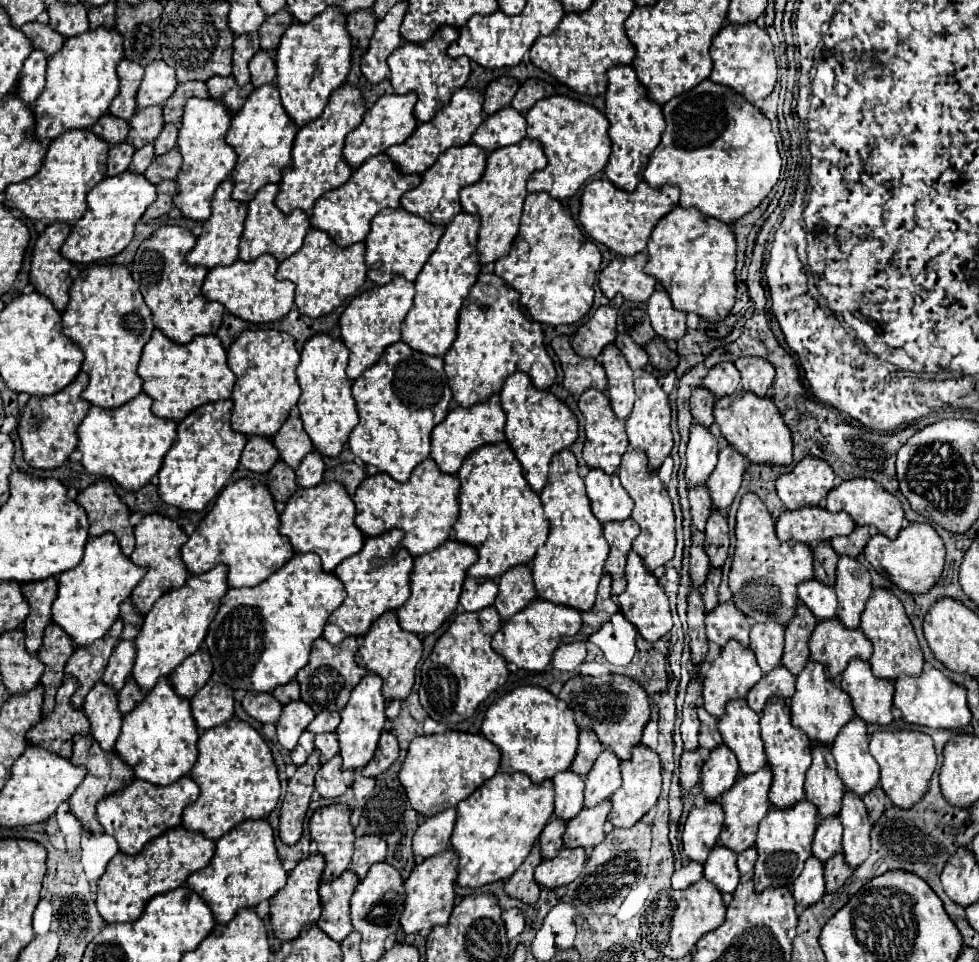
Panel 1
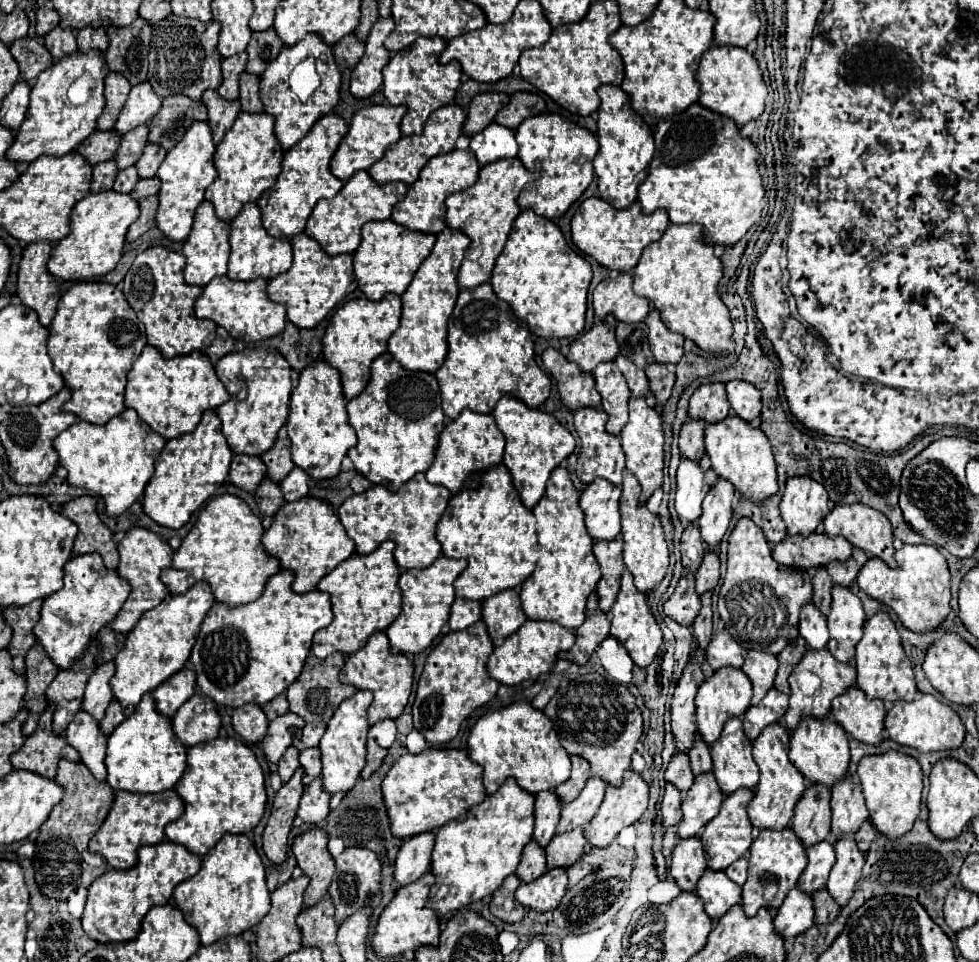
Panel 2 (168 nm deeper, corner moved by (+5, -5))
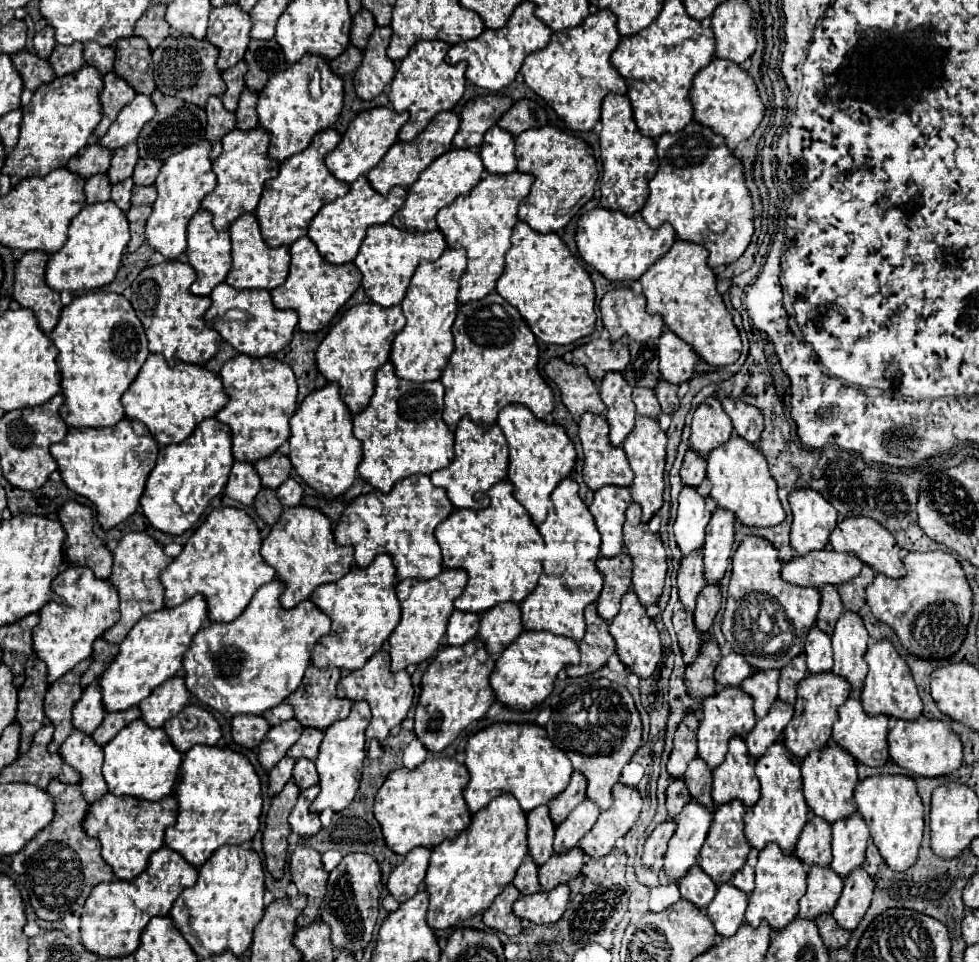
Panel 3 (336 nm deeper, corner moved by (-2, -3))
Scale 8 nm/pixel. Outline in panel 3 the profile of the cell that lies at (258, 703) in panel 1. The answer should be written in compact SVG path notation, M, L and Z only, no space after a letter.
M237 715L231 721L231 735L233 741L241 747L255 749L259 747L261 739L267 735L269 725L261 715Z

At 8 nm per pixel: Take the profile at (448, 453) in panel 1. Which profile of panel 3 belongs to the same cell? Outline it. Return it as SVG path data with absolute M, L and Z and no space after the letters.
M461 419L457 431L455 431L455 459L451 467L445 467L441 471L435 471L431 475L431 481L435 487L441 487L447 491L449 501L457 509L485 509L489 505L489 495L487 491L499 483L501 479L507 477L507 467L509 467L509 455L507 455L507 441L503 433L499 431L497 435L493 433L497 427L483 427L483 425L473 425L469 419Z

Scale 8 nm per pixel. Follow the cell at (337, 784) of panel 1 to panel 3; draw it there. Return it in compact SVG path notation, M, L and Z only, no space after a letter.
M317 785L301 791L299 801L295 803L295 807L289 815L289 827L299 837L313 837L321 829L319 815L309 813L309 805L313 803L315 797L317 797Z

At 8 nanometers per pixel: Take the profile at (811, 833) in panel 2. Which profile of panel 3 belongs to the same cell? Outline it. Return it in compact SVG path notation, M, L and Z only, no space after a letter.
M809 817L799 841L795 855L805 865L829 867L831 863L831 827L825 827L821 819Z

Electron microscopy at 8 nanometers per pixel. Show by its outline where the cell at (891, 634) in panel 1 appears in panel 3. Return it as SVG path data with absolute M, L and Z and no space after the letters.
M883 639L867 649L865 661L869 665L865 687L861 691L861 703L863 703L865 713L867 715L889 715L889 717L897 717L905 721L915 721L923 711L923 703L919 699L915 681L911 677L911 671L905 659L901 659L895 647Z

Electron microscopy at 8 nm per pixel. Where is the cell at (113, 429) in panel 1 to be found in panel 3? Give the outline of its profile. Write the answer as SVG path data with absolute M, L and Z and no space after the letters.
M123 419L115 427L105 429L75 429L61 443L51 447L51 455L57 461L57 471L63 483L77 495L87 497L97 509L97 521L101 529L113 529L127 517L131 517L145 491L147 475L155 467L157 443L153 437L139 437L133 431L129 419Z

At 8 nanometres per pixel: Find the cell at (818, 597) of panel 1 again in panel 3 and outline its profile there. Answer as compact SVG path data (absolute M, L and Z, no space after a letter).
M813 627L809 631L805 641L805 659L807 659L807 671L809 673L825 673L833 667L833 651L831 651L831 639Z

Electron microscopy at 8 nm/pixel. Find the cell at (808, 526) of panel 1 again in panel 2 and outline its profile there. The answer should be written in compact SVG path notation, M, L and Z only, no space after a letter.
M826 533L810 535L786 535L784 541L772 547L772 555L778 563L808 569L812 565L826 565L828 561L846 561L850 557L852 545L846 537L828 537Z

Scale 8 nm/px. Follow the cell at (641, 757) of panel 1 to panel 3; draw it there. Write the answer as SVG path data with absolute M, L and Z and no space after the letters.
M617 783L617 785L613 787L613 805L611 805L611 809L609 809L609 811L603 811L603 813L599 815L599 819L597 819L597 823L591 827L591 831L579 841L579 849L581 849L585 855L589 855L591 859L601 859L603 853L605 853L605 851L611 851L611 849L615 847L615 841L617 841L619 837L623 837L623 835L633 827L633 823L635 823L637 817L639 817L641 807L643 807L643 799L641 799L641 795L637 793L637 789L635 789L635 787L625 787L625 785Z

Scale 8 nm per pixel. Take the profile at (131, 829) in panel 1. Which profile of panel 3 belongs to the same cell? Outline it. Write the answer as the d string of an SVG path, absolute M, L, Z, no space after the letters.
M103 795L87 809L83 819L83 831L89 837L97 837L101 843L101 857L113 869L113 875L121 881L131 881L147 869L151 853L163 847L163 835L169 825L177 819L175 797L165 797L159 801L143 801L129 797Z

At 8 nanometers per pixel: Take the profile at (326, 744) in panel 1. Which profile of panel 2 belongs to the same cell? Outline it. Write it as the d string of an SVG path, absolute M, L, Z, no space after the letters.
M312 747L312 749L304 749L302 753L300 753L300 765L304 767L304 781L306 781L306 785L310 783L310 781L314 781L318 775L320 775L320 771L322 771L322 765L320 765L320 749L318 747Z

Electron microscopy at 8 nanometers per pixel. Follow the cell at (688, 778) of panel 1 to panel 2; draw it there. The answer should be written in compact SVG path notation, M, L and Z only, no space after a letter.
M666 783L666 791L664 791L664 797L662 797L664 827L670 827L670 825L680 821L680 817L682 817L680 805L682 805L682 791L674 783Z

